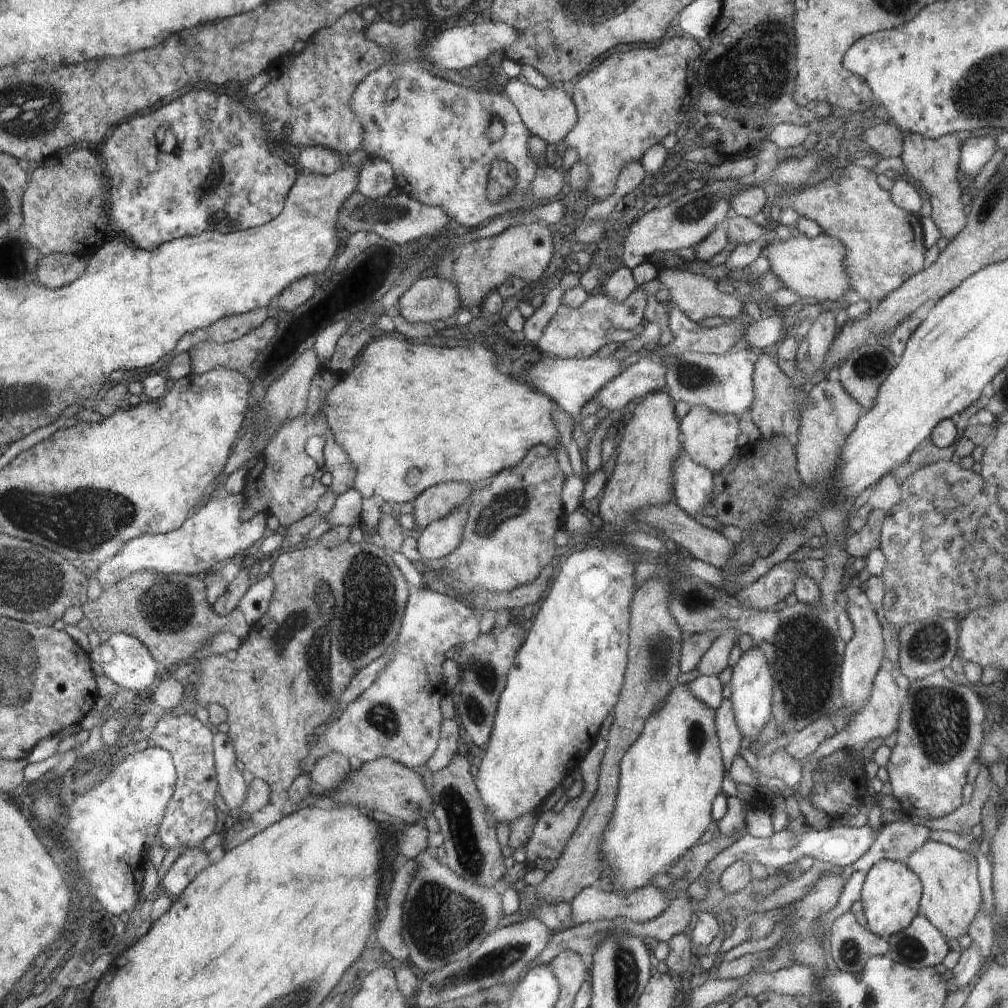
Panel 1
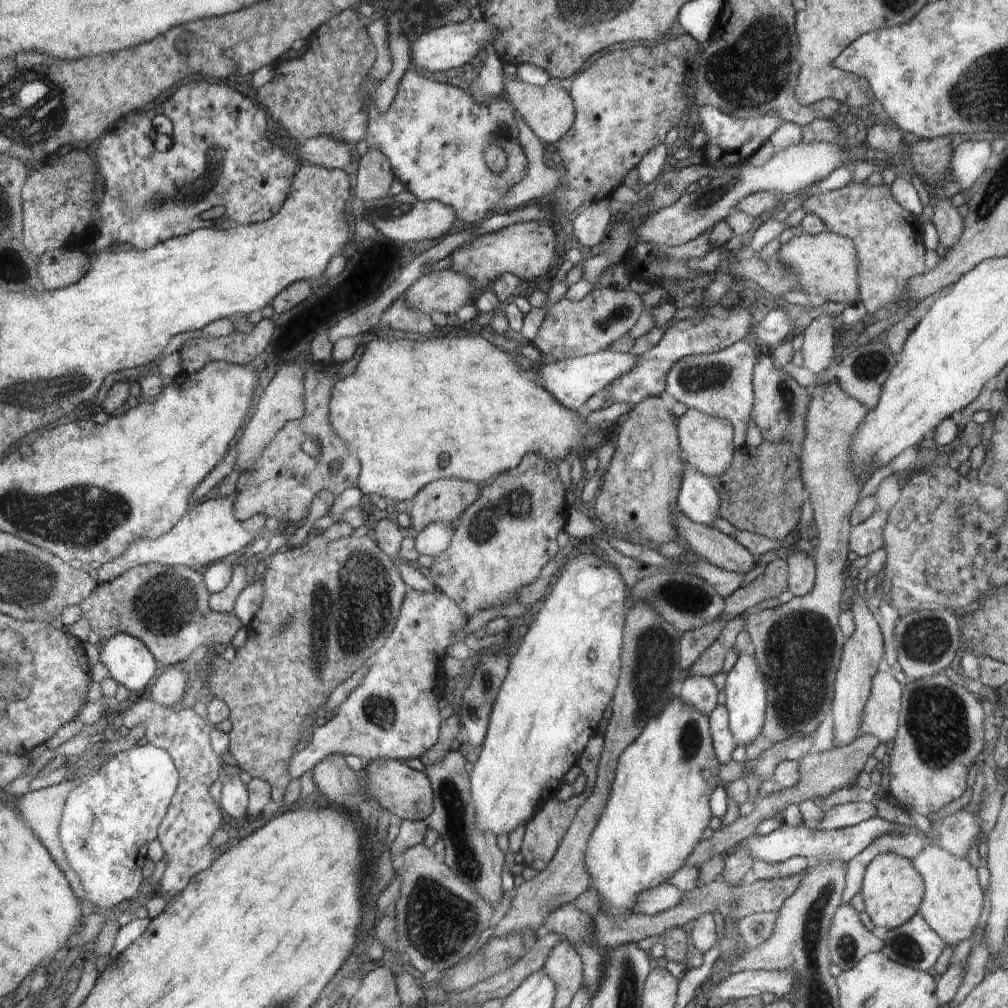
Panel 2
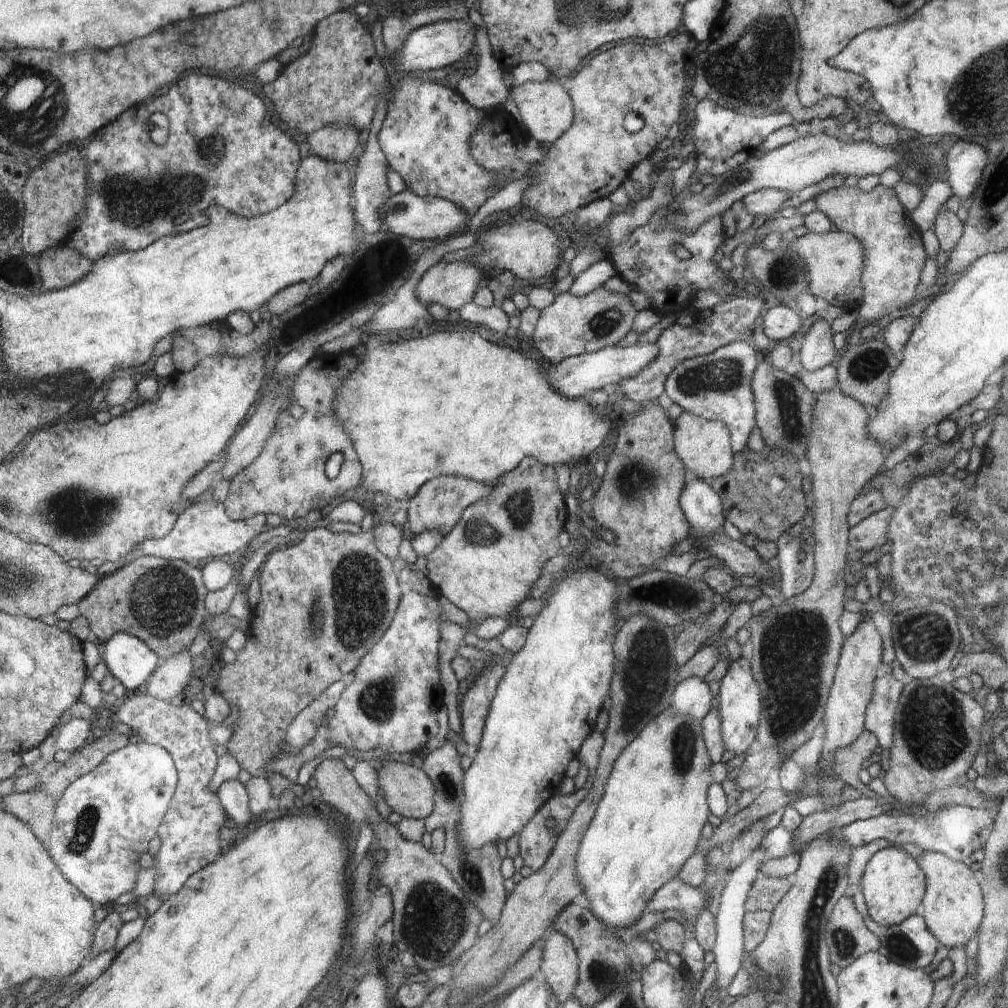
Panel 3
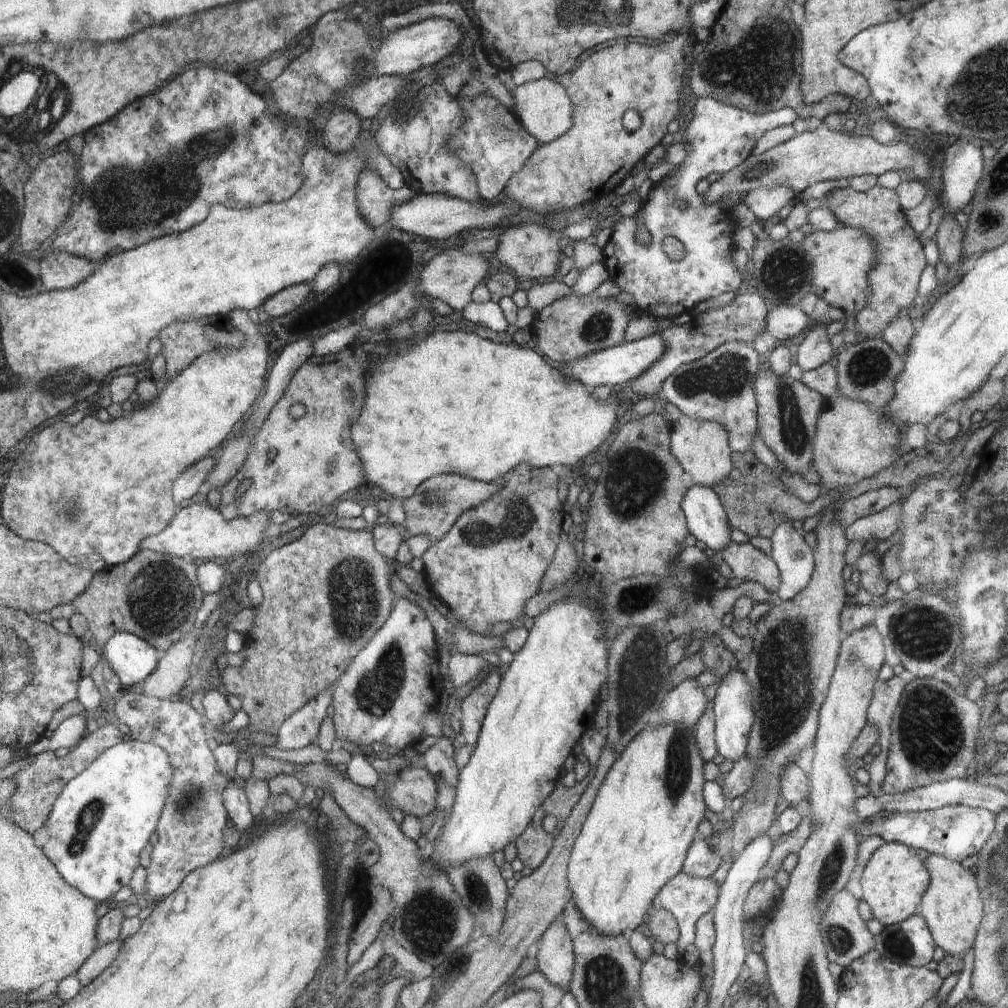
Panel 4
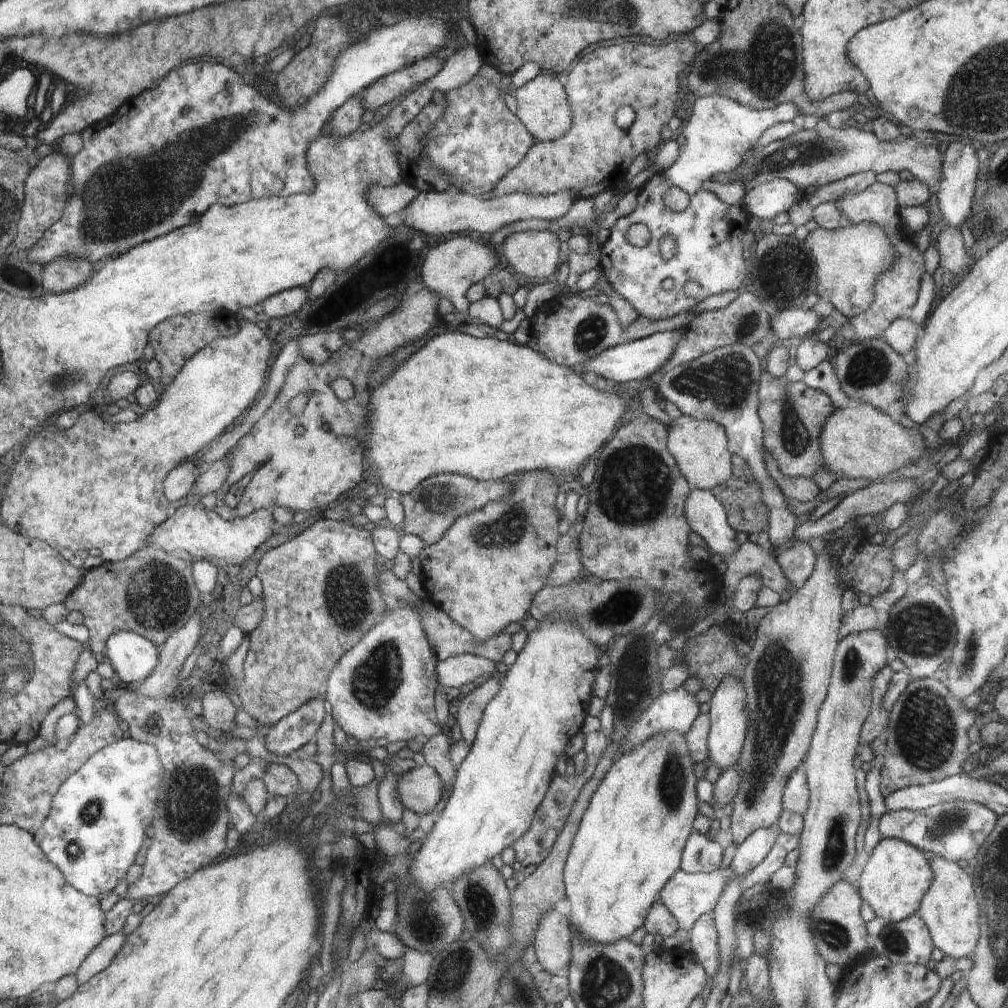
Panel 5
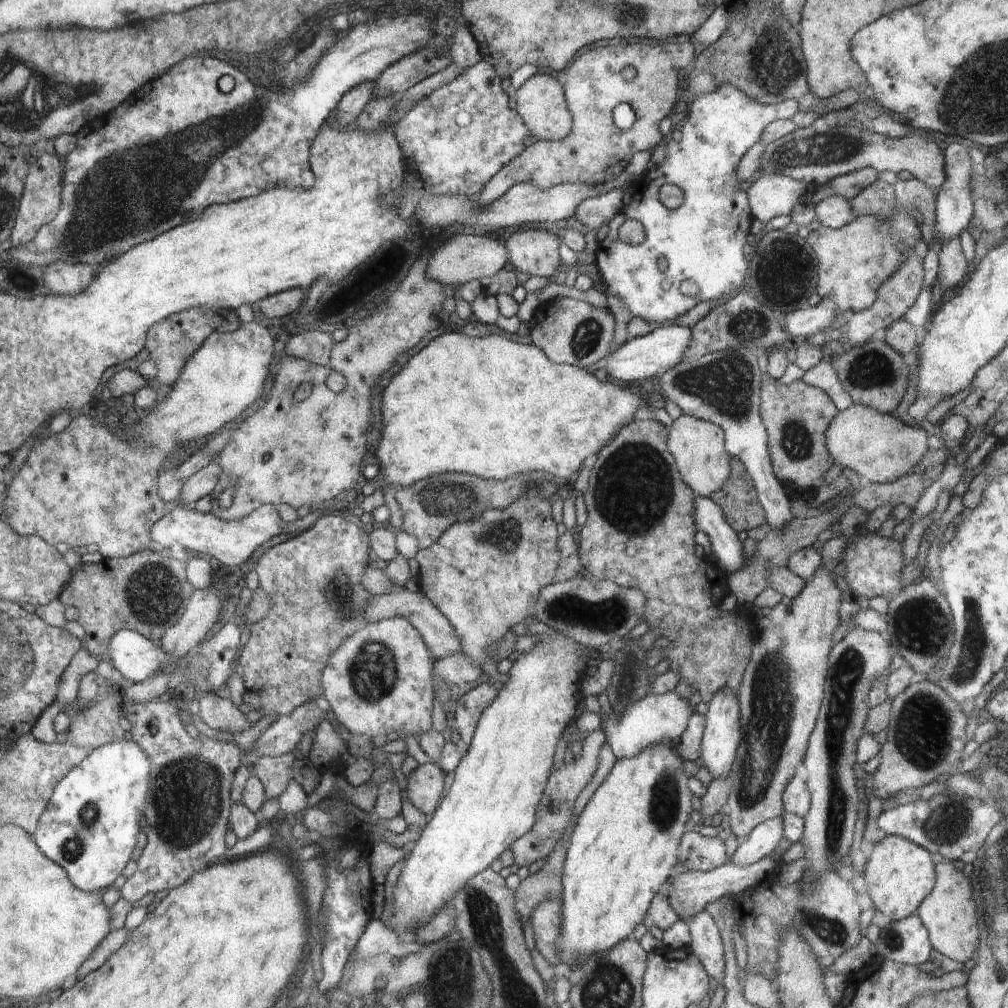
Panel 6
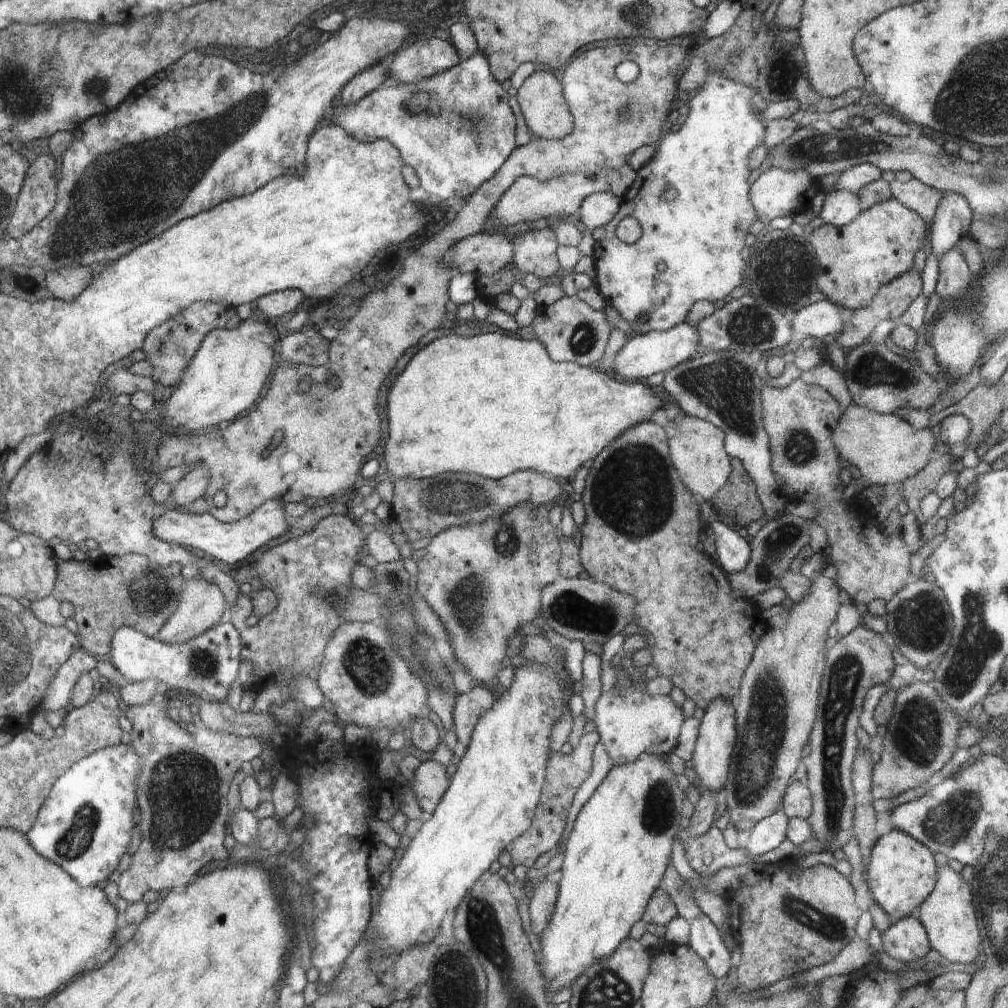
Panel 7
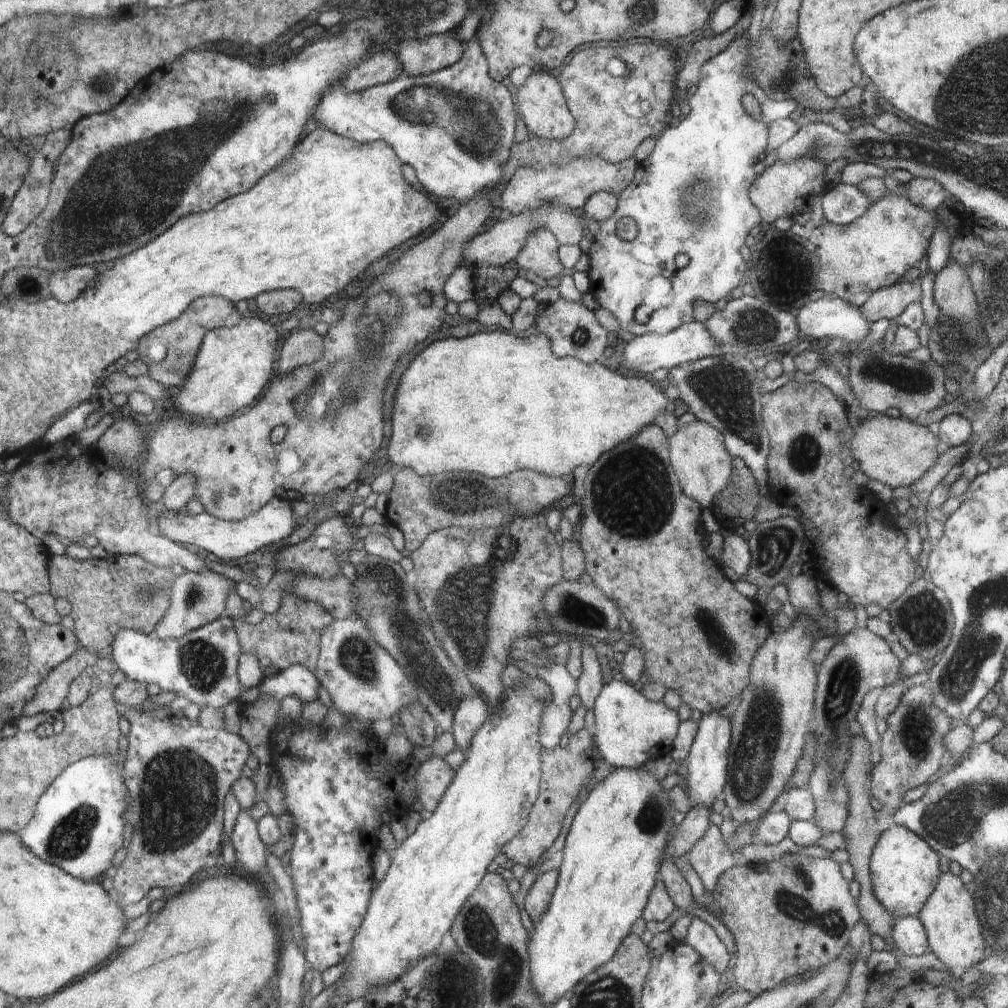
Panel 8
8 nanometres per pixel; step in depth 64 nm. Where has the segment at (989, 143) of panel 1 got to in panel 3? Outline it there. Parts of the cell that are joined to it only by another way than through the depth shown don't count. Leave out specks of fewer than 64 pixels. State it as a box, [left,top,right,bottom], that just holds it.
[943,139,986,205]

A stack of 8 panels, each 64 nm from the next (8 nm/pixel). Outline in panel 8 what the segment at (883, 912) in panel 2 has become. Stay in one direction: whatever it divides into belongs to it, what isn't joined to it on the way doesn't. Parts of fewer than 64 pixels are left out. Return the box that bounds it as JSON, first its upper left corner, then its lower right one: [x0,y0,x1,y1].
[871,823,940,919]

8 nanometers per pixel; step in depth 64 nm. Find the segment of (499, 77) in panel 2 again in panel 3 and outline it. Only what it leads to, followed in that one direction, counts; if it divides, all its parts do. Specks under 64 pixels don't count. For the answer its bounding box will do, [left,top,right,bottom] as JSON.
[457,12,510,111]

